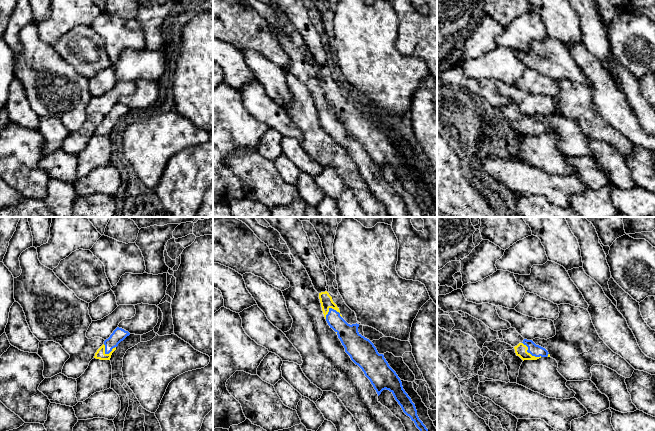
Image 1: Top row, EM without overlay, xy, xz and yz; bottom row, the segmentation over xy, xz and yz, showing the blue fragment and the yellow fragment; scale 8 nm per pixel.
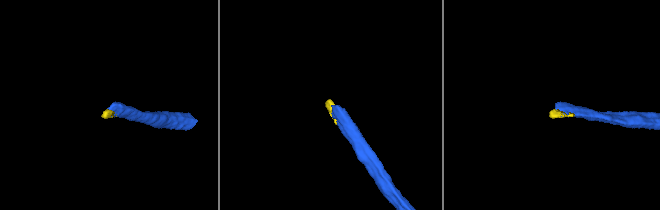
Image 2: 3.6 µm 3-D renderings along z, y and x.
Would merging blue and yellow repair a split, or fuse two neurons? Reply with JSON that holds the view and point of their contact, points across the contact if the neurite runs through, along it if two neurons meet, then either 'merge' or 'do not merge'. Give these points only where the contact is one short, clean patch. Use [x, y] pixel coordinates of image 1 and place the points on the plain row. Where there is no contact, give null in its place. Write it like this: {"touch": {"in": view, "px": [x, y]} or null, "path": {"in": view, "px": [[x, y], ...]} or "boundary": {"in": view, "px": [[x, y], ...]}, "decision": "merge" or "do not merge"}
{"touch": {"in": "xz", "px": [333, 85]}, "path": {"in": "xz", "px": [[348, 110], [335, 97], [333, 85], [326, 77]]}, "decision": "merge"}

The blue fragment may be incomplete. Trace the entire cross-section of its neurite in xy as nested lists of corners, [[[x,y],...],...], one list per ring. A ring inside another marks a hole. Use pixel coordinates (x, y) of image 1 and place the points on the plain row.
[[[117,103],[104,120],[97,126],[94,134],[100,136],[110,136],[112,129],[116,126],[118,120],[123,117],[130,109]]]

